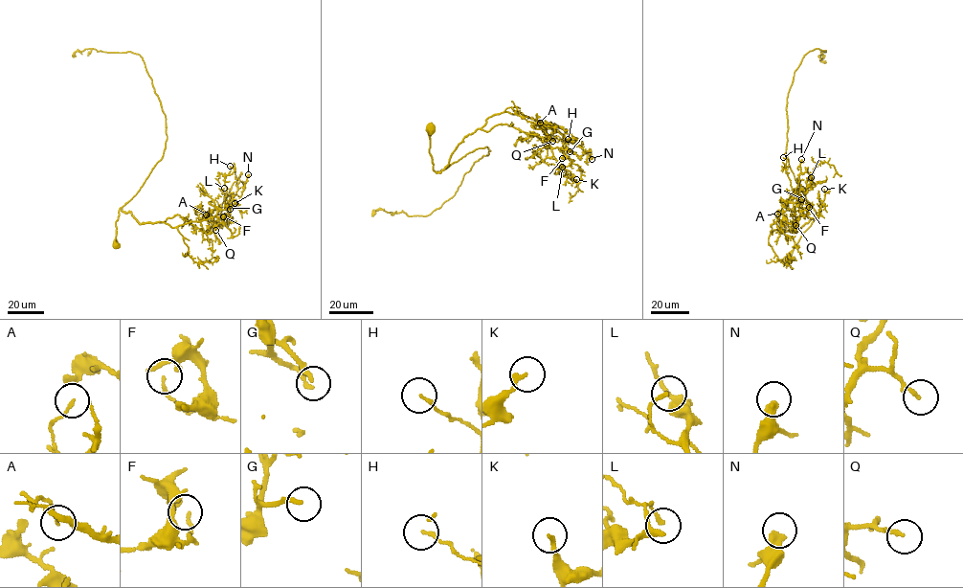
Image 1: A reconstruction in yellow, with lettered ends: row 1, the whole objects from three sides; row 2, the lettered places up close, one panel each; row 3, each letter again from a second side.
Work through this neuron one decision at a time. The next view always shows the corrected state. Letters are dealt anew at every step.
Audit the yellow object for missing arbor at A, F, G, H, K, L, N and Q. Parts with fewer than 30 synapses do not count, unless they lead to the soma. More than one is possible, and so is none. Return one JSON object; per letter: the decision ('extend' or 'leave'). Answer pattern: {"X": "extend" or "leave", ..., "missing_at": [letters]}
{"A": "leave", "F": "leave", "G": "extend", "H": "leave", "K": "leave", "L": "leave", "N": "extend", "Q": "extend", "missing_at": ["G", "N", "Q"]}

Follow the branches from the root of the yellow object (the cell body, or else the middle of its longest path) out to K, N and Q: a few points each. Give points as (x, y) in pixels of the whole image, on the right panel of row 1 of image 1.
K: (785, 261), (817, 217), (795, 232), (783, 230), (778, 218), (793, 229), (799, 216), (814, 217), (824, 189)
N: (785, 261), (817, 214), (817, 218), (795, 232), (780, 229), (771, 232), (794, 194), (801, 159)
Q: (785, 261), (817, 214), (795, 232), (783, 230), (778, 218), (792, 229), (795, 225)

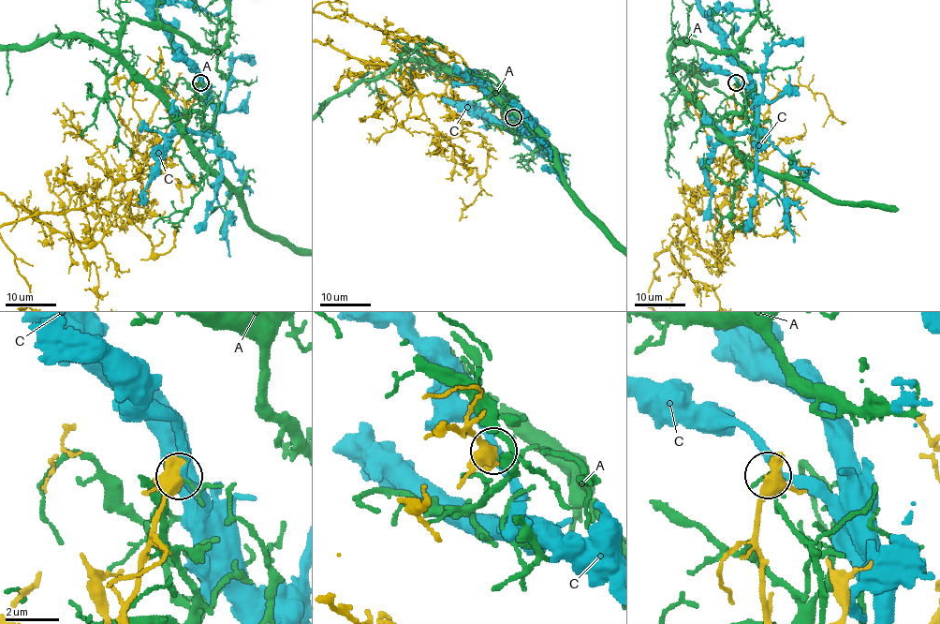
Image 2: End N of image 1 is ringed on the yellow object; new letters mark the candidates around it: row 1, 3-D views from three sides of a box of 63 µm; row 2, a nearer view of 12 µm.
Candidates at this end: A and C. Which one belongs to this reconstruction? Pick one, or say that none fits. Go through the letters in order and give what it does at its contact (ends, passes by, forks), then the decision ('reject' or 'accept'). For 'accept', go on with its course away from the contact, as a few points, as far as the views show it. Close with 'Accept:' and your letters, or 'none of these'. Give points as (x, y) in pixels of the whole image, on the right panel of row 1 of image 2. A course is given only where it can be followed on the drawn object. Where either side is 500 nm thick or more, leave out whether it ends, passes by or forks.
A: reject
C: it passes by | reject
Accept: none of these

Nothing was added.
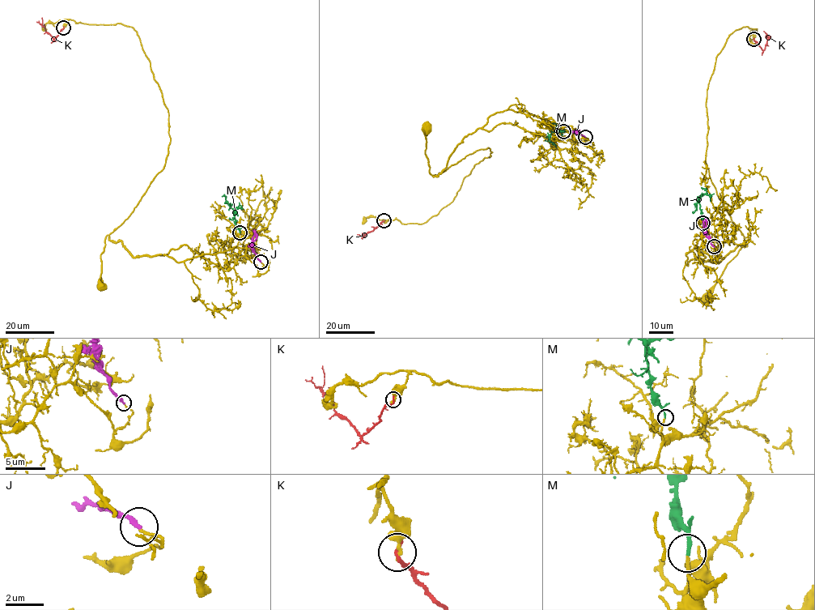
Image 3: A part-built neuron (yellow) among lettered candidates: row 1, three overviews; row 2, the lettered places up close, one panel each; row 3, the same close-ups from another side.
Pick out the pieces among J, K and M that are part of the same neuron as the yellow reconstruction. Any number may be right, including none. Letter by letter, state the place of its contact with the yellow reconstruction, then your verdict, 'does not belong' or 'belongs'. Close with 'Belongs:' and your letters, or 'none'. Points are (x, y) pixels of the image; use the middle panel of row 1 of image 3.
J: meets yellow at (585, 137); does not belong
K: meets yellow at (384, 220); does not belong
M: meets yellow at (563, 131); belongs
Belongs: M

